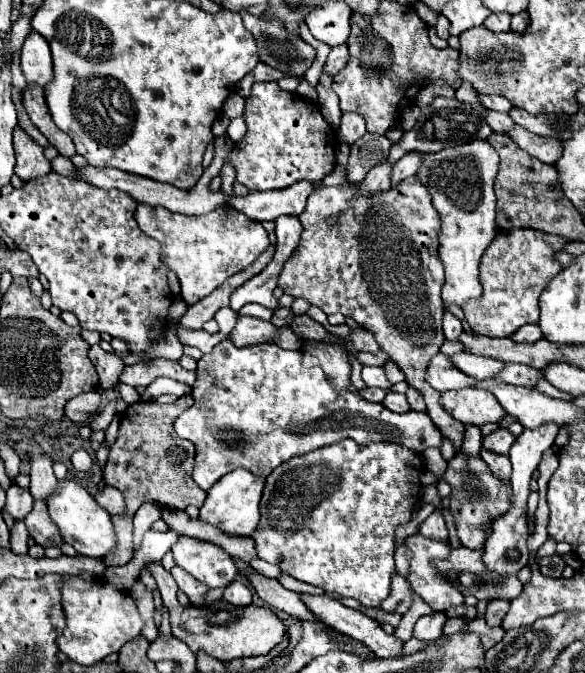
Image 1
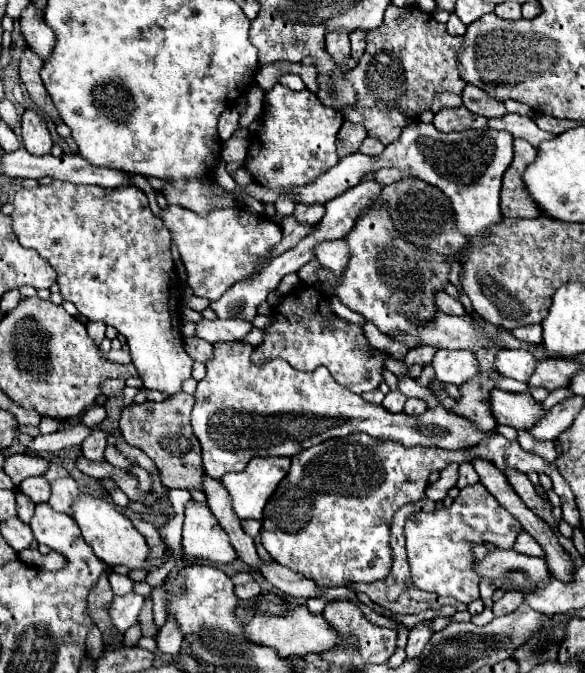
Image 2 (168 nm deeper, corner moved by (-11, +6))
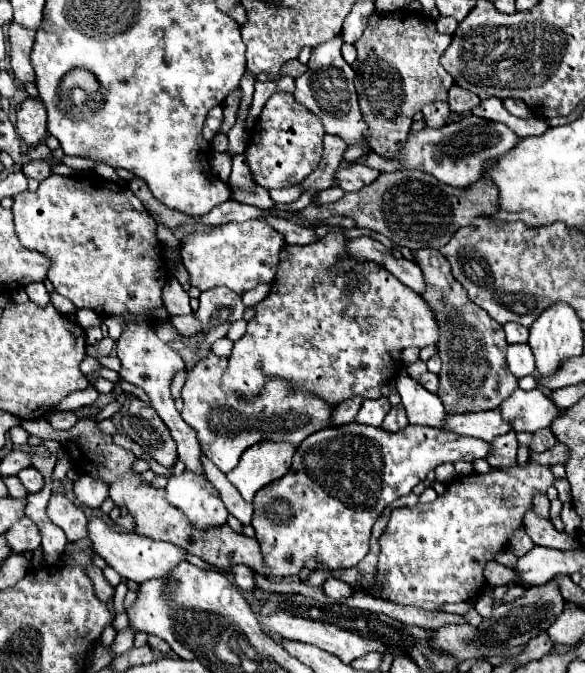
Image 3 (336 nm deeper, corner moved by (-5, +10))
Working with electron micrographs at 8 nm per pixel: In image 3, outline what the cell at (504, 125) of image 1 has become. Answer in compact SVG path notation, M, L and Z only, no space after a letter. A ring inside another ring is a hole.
M452 86L450 88L450 92L448 92L448 106L450 106L450 110L452 112L458 112L458 114L462 114L462 112L470 112L474 106L478 106L480 104L480 98L478 96L474 96L474 94L470 94L470 92L466 92L464 88L460 88L460 86Z

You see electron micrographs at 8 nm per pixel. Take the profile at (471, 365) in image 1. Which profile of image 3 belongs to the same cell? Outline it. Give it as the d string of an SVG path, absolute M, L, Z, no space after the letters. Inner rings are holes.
M510 344L508 352L506 352L506 360L508 360L508 368L518 378L534 374L534 370L536 370L534 354L528 344Z

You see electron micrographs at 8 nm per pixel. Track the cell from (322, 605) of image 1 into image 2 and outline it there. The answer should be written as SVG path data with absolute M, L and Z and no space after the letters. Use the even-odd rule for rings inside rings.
M262 562L262 568L264 568L262 576L264 576L270 584L274 584L280 592L284 592L284 594L288 594L288 596L292 596L292 598L310 600L310 598L320 596L320 590L322 590L322 588L320 588L314 580L300 576L300 574L292 572L290 568L284 568L284 566L276 564L276 562L274 562L274 564Z

